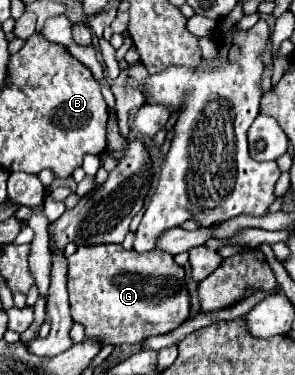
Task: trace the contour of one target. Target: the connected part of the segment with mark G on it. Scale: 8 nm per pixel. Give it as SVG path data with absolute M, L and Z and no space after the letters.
M80 245L74 255L68 257L68 293L70 293L70 307L72 307L72 319L86 329L86 339L100 339L104 345L122 345L122 343L140 343L152 335L164 335L172 329L176 329L180 323L184 323L190 315L190 293L184 281L184 267L174 263L174 257L166 251L150 251L144 255L138 255L136 251L126 251L122 245Z

